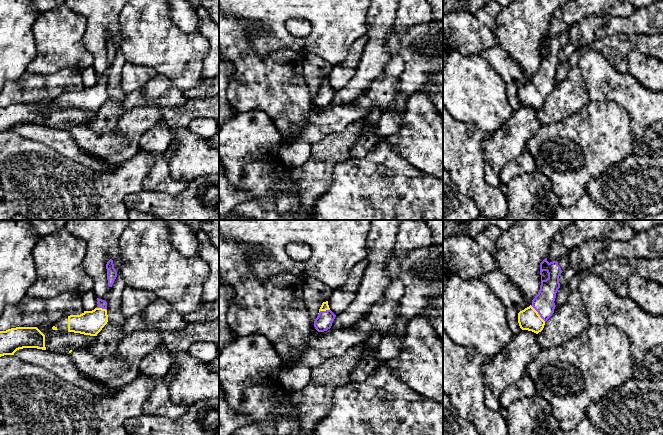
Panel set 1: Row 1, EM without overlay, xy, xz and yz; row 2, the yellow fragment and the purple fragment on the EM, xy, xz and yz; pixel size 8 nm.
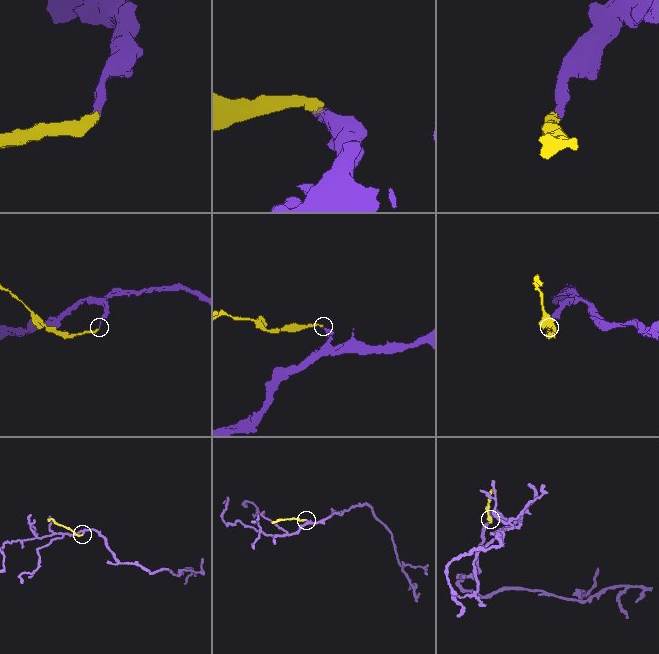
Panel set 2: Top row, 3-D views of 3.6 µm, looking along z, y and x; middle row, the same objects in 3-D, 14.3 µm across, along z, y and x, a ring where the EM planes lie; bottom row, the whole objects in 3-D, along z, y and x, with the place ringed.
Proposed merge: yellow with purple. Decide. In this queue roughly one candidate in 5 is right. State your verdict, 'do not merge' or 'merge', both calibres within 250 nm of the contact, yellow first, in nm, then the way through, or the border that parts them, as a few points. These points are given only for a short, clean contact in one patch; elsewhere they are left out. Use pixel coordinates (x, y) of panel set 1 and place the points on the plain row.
merge; 170 nm thick on the yellow side, 170 nm on the other; runs through yz (529, 95), (537, 89), (542, 84), (543, 79)

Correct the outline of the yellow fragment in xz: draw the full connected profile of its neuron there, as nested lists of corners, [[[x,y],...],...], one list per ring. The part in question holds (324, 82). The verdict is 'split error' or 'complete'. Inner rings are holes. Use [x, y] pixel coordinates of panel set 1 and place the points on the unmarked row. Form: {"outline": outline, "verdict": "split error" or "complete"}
{"outline": [[[328,77],[323,78],[317,94],[314,97],[314,103],[318,108],[324,108],[331,104],[336,91],[330,86]]], "verdict": "split error"}

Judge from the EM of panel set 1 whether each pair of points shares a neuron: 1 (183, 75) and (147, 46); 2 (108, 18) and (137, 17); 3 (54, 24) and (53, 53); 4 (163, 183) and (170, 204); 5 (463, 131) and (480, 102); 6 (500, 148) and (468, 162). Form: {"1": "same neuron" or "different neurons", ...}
{"1": "same neuron", "2": "different neurons", "3": "same neuron", "4": "different neurons", "5": "different neurons", "6": "different neurons"}

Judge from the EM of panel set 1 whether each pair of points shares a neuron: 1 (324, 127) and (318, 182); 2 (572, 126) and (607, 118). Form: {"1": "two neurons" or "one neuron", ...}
{"1": "two neurons", "2": "one neuron"}

